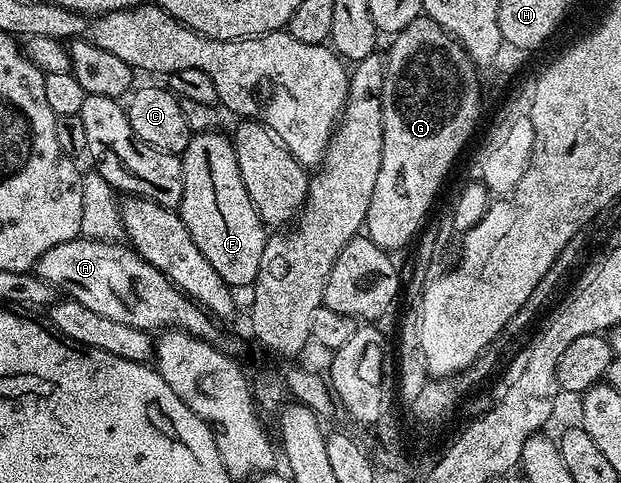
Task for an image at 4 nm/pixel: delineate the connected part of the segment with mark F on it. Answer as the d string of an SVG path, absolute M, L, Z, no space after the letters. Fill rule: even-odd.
M217 130L198 132L189 137L187 150L181 156L183 198L179 215L195 246L199 246L203 258L215 266L219 278L240 290L244 284L245 287L252 285L259 272L267 228L247 194L247 186L243 186L232 139L219 133Z

